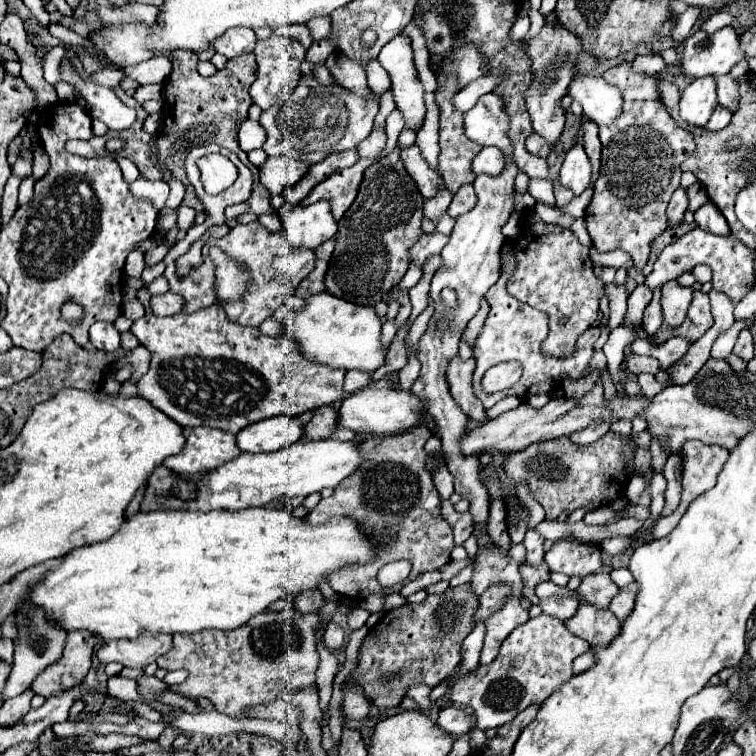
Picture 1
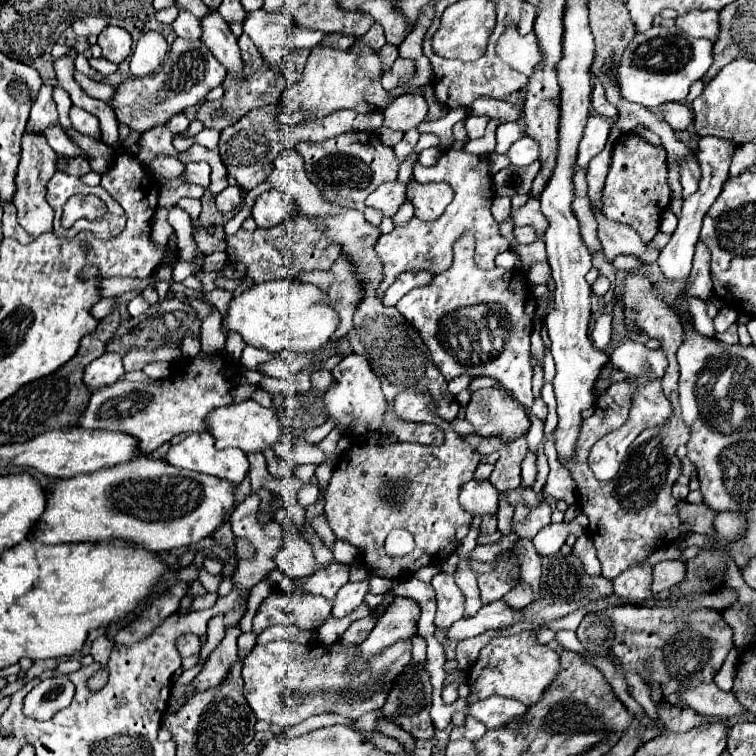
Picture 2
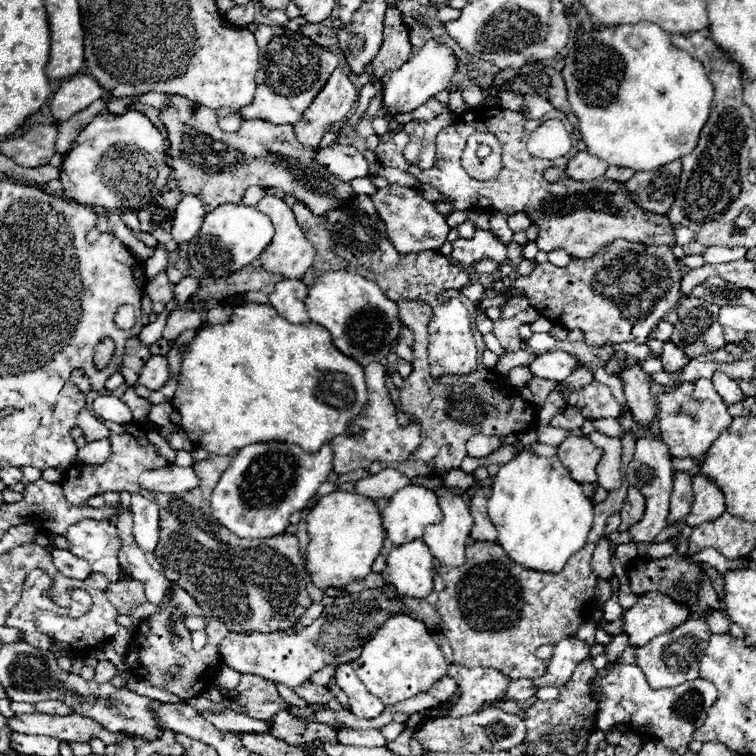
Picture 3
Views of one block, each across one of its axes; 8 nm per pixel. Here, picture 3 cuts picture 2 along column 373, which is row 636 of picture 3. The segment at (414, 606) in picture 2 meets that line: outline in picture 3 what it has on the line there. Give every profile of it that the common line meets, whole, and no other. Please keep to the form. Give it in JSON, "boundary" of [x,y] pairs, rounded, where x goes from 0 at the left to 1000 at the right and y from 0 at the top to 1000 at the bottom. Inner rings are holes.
{"boundary":[[[857,783],[857,786],[847,788],[847,794],[825,812],[825,823],[828,823],[825,836],[833,841],[833,852],[841,857],[841,854],[852,854],[854,849],[860,849],[862,844],[868,844],[878,836],[897,831],[910,817],[913,817],[913,804],[907,799],[894,796],[886,788],[873,786],[873,783]]]}

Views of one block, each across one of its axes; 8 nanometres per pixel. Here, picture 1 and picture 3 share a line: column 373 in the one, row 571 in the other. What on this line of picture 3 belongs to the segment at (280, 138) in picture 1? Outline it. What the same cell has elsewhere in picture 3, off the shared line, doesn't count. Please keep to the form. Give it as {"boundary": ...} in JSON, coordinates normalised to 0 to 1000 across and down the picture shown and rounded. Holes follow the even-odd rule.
{"boundary":[[[114,685],[108,690],[101,690],[87,701],[85,712],[93,722],[93,730],[114,741],[122,757],[138,759],[146,770],[159,767],[164,757],[156,743],[161,714],[153,696],[148,696],[143,688]]]}

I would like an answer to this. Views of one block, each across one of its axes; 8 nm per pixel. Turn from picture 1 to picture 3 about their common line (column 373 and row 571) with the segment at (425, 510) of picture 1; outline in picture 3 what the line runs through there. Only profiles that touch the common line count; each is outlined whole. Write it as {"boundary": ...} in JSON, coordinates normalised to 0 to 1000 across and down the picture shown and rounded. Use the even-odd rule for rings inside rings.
{"boundary":[[[823,632],[823,643],[817,648],[804,651],[804,659],[786,669],[786,701],[780,701],[780,712],[759,738],[746,749],[743,757],[730,759],[730,757],[709,757],[698,754],[693,749],[685,749],[677,738],[669,735],[664,722],[656,717],[627,717],[616,725],[616,746],[603,751],[595,749],[582,749],[579,759],[585,762],[590,778],[582,783],[582,794],[577,799],[579,810],[585,810],[585,839],[593,844],[598,860],[601,860],[601,876],[630,884],[630,881],[643,881],[643,884],[656,884],[672,892],[677,899],[685,897],[714,897],[722,889],[722,876],[709,870],[709,860],[717,852],[735,852],[743,844],[759,841],[765,828],[775,823],[786,807],[786,778],[791,770],[791,762],[786,759],[780,741],[788,717],[799,706],[802,685],[812,677],[817,677],[825,667],[831,651],[831,635]]]}

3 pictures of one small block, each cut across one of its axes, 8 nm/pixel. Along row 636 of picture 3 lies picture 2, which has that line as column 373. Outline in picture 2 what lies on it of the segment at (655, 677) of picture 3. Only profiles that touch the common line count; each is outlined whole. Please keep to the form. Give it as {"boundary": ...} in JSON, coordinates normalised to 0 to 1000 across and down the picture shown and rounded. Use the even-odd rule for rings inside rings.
{"boundary":[[[545,844],[524,849],[500,862],[489,873],[474,868],[474,854],[455,857],[450,847],[437,854],[394,852],[384,847],[365,847],[339,852],[320,881],[323,923],[341,952],[357,958],[392,960],[418,944],[450,944],[463,952],[508,934],[516,907],[545,873]],[[460,886],[471,892],[458,894]]]}

